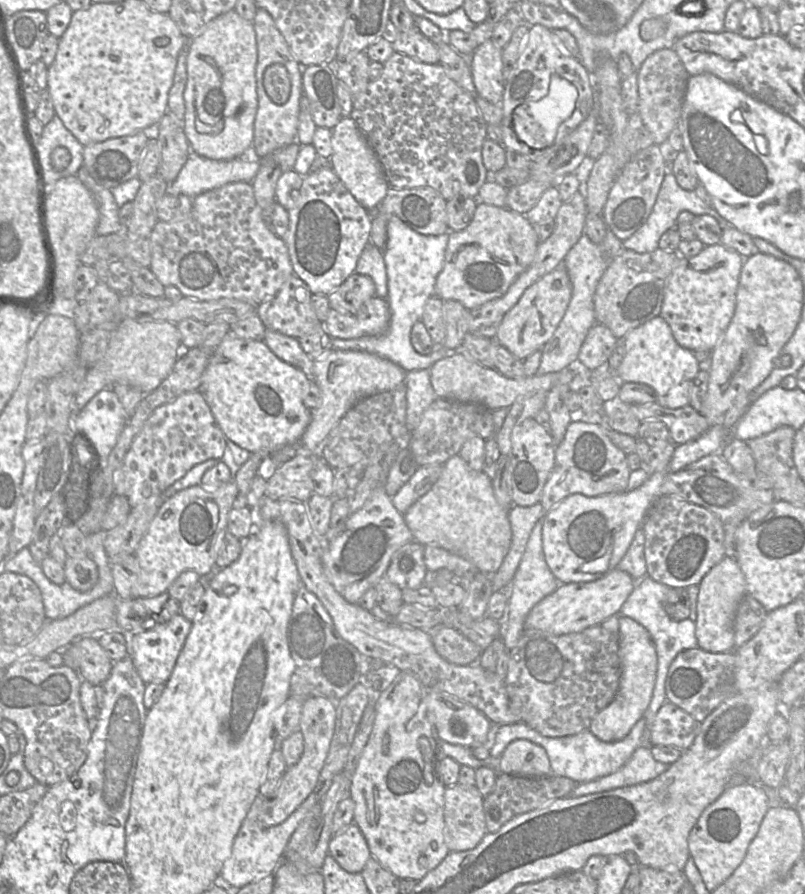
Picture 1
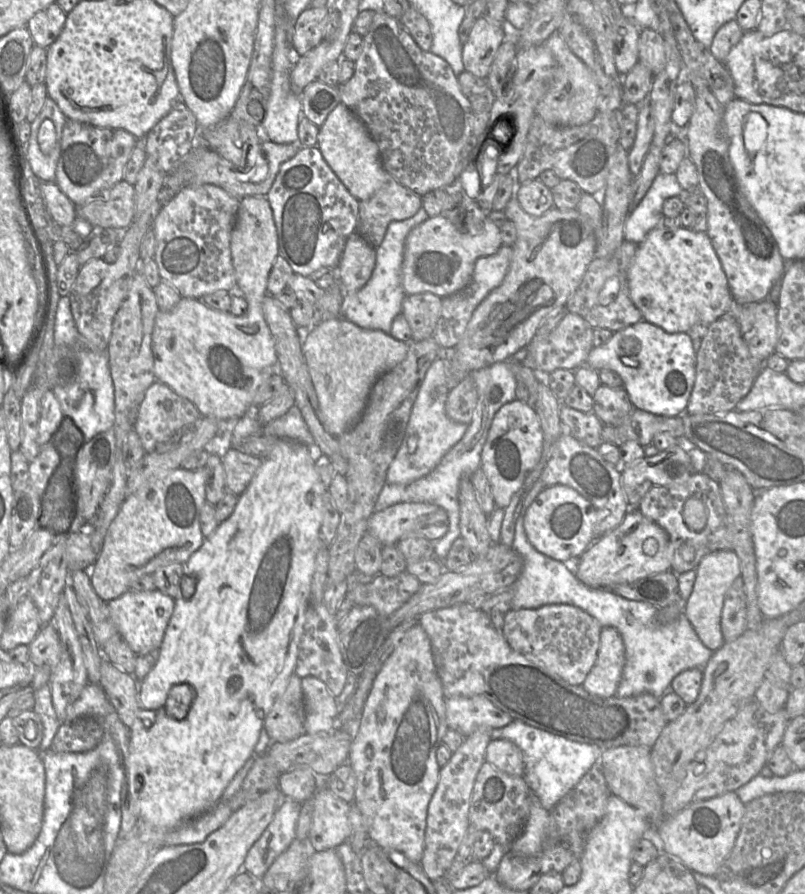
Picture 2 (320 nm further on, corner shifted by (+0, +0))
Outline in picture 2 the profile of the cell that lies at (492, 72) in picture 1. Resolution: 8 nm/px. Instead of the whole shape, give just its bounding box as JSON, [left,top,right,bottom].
[462,16,504,77]

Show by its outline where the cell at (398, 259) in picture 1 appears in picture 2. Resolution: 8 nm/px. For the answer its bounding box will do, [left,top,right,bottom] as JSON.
[340,207,429,333]

